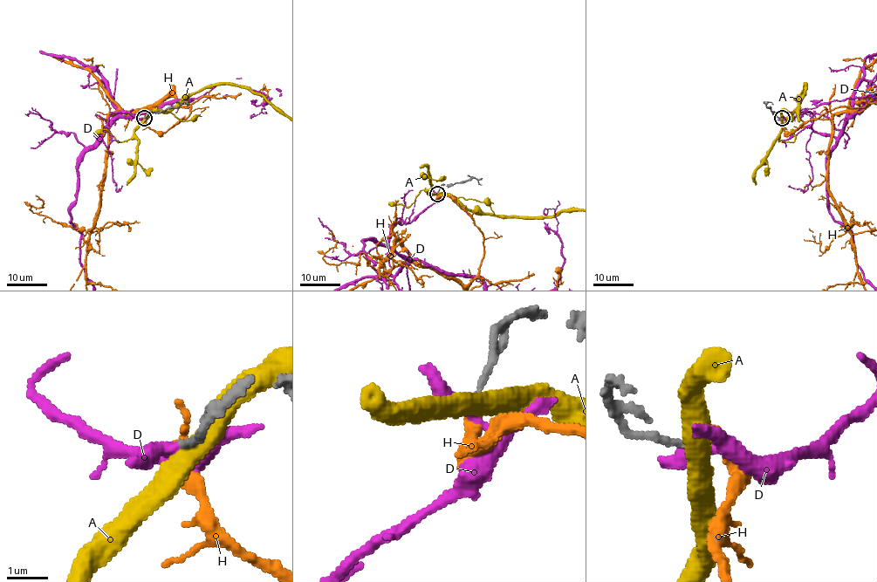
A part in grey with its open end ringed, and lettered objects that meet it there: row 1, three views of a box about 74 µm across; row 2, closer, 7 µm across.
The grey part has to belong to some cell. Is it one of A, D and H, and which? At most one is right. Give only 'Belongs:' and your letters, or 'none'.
Belongs: H

